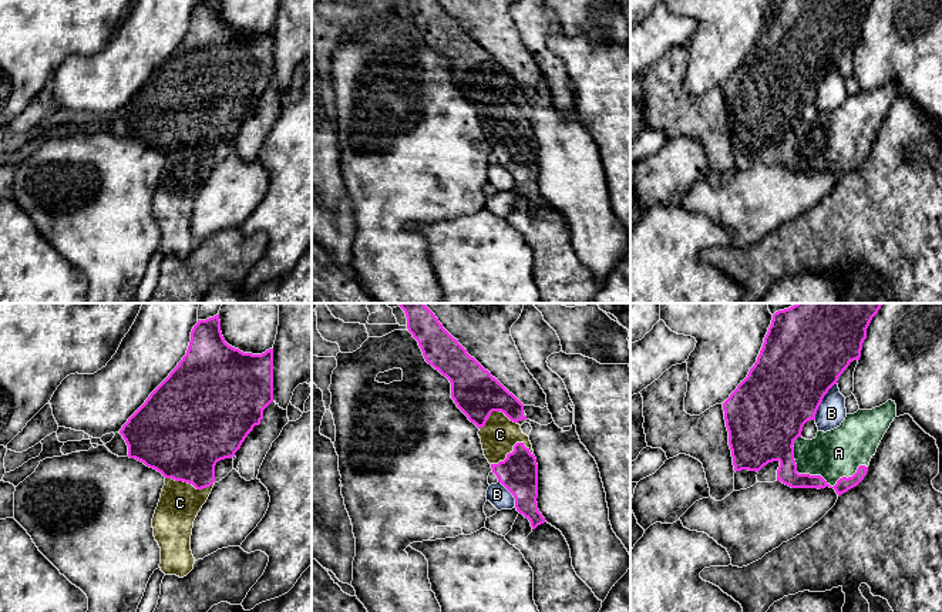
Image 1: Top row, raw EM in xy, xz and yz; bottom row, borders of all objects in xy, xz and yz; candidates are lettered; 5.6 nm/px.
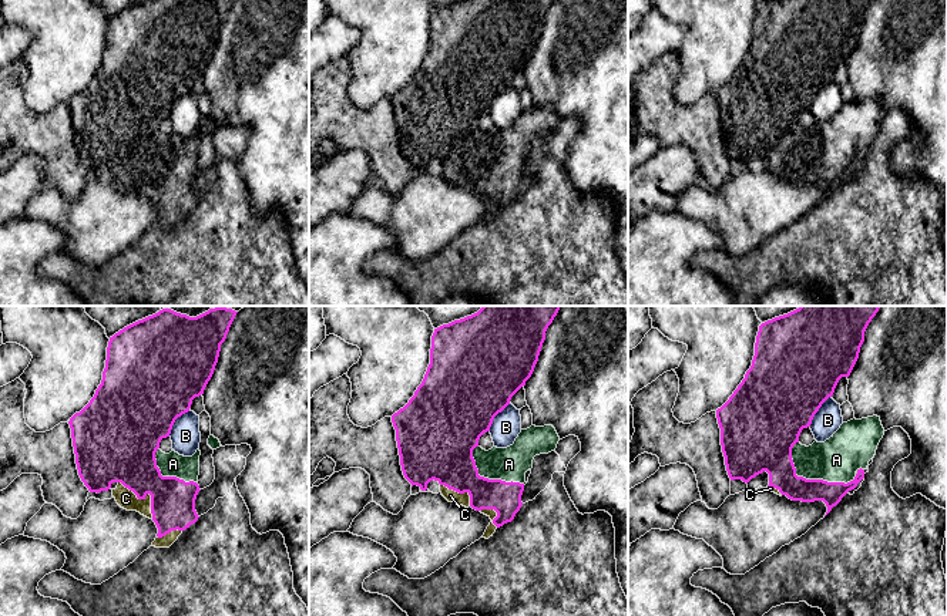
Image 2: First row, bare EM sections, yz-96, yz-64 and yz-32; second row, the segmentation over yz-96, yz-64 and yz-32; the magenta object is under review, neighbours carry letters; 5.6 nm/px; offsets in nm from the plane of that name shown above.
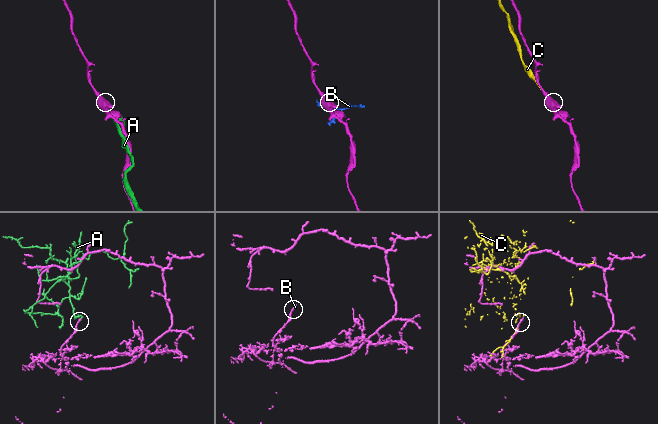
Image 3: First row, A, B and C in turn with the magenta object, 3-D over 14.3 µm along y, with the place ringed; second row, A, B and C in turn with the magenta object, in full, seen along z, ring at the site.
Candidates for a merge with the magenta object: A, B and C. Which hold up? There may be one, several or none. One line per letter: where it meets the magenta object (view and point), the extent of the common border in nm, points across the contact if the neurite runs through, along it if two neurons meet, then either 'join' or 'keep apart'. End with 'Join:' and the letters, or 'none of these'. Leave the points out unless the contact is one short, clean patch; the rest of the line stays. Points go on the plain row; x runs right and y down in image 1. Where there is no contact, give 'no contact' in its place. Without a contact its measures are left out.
A: meets magenta in yz at (820, 157); contact 440 nm long; keep apart
B: meets magenta in yz at (821, 81); contact 240 nm long; keep apart
C: meets magenta in xz at (514, 131); contact 240 nm long; keep apart
Join: none of these

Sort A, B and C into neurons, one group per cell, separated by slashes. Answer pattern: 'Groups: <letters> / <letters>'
Groups: A C / B

